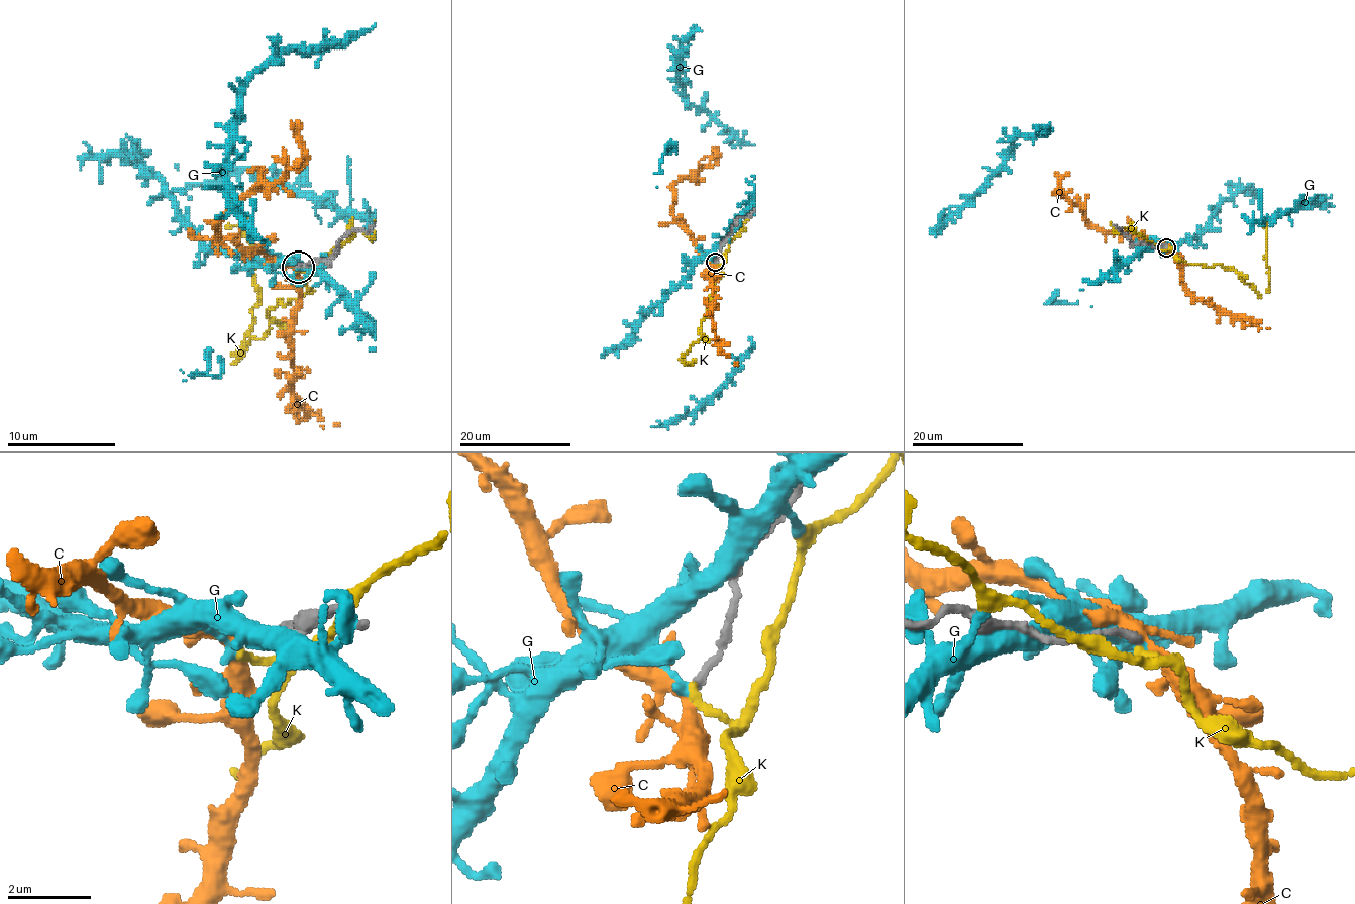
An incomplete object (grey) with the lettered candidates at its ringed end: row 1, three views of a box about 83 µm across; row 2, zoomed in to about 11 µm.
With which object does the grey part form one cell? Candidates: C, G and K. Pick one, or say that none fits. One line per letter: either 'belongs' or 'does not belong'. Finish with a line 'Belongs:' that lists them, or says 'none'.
C: does not belong
G: does not belong
K: does not belong
Belongs: none

